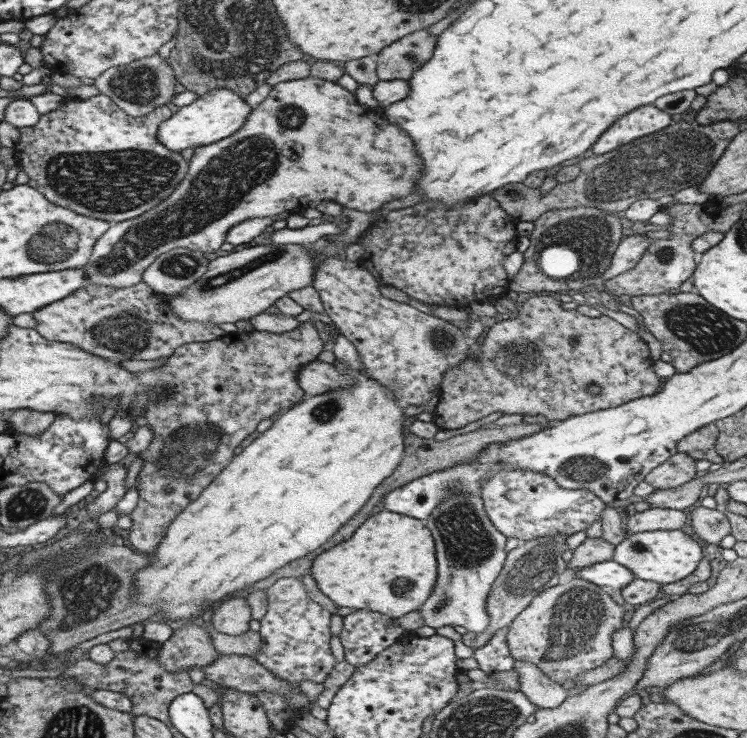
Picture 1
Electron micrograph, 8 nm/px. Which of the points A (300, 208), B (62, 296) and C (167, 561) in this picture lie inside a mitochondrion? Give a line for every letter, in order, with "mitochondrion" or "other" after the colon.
A: other
B: other
C: other

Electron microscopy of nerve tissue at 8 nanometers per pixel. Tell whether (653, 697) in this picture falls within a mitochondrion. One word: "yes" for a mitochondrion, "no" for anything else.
no

